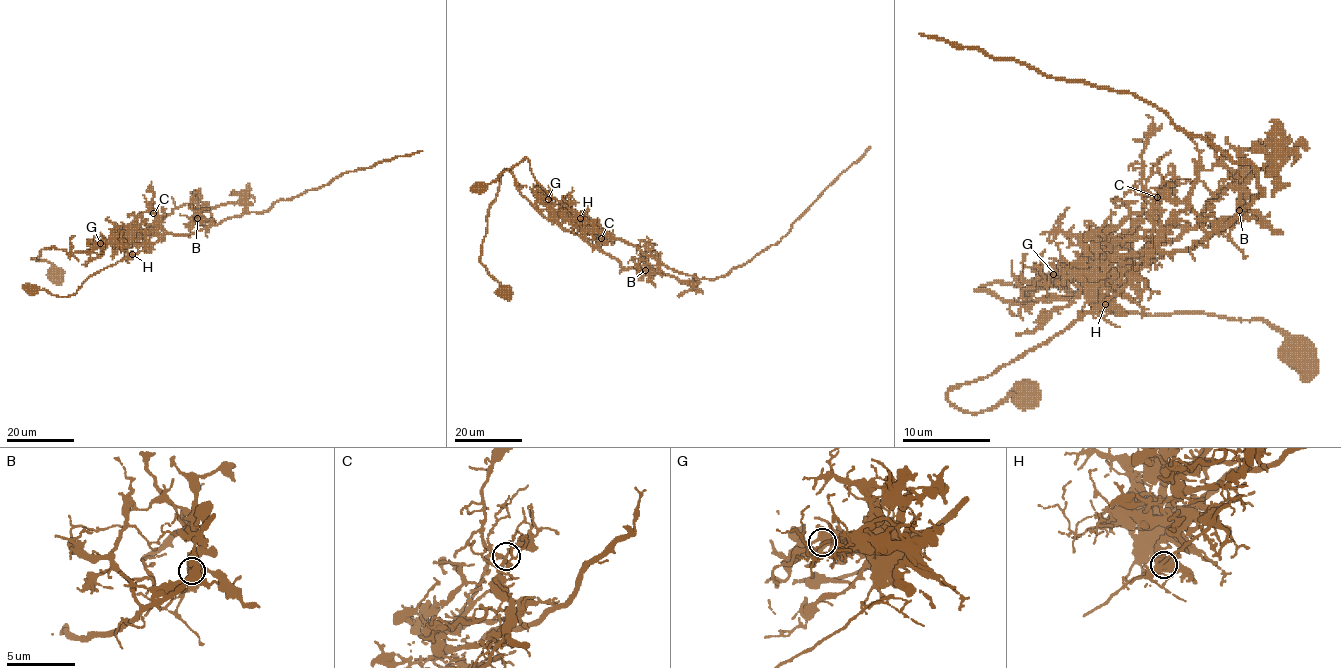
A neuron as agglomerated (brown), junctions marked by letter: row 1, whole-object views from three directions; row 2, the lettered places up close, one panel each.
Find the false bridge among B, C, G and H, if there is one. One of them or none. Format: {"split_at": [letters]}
{"split_at": ["H"]}

